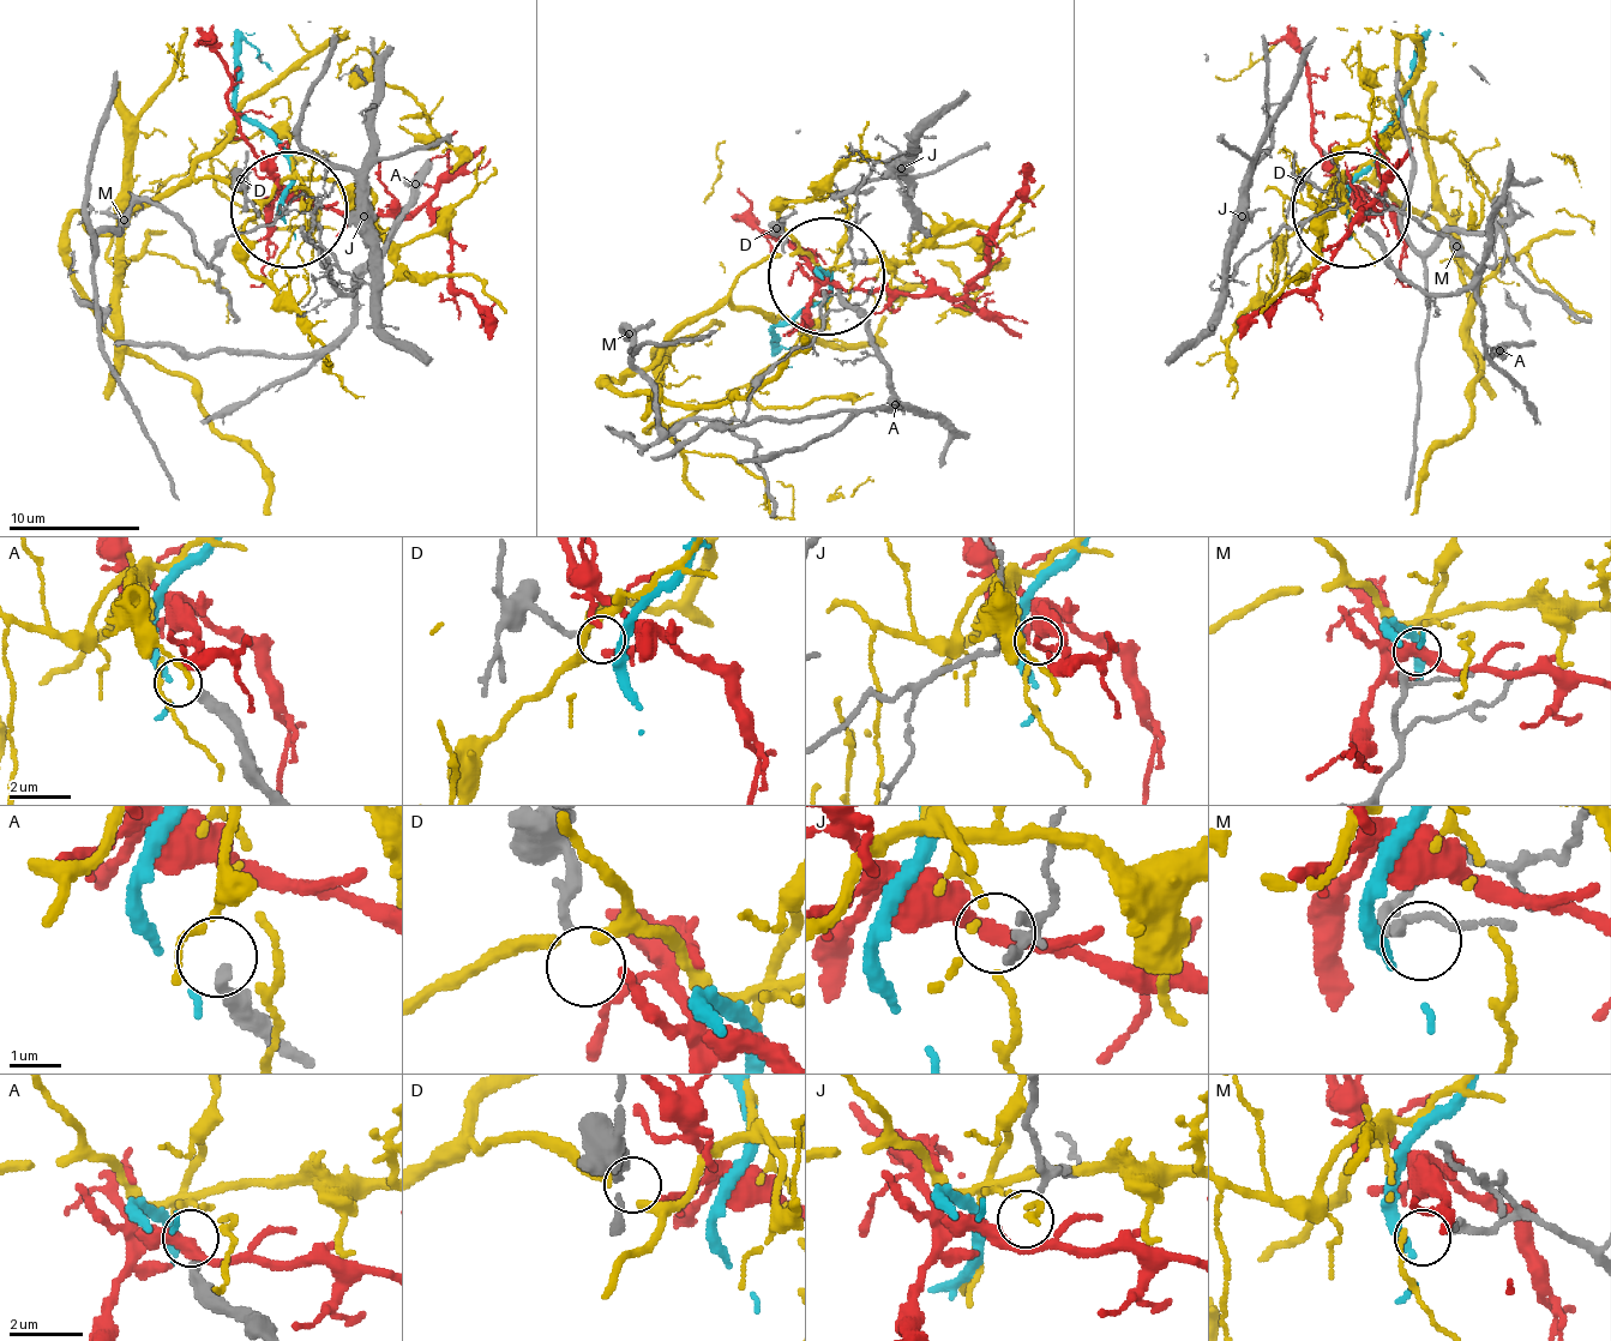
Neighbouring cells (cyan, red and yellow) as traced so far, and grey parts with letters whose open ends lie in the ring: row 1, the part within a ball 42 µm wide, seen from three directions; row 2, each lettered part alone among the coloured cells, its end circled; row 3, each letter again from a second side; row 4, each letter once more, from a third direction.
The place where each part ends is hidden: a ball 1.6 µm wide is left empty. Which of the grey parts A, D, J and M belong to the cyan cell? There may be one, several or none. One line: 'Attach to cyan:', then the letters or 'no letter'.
Attach to cyan: A

